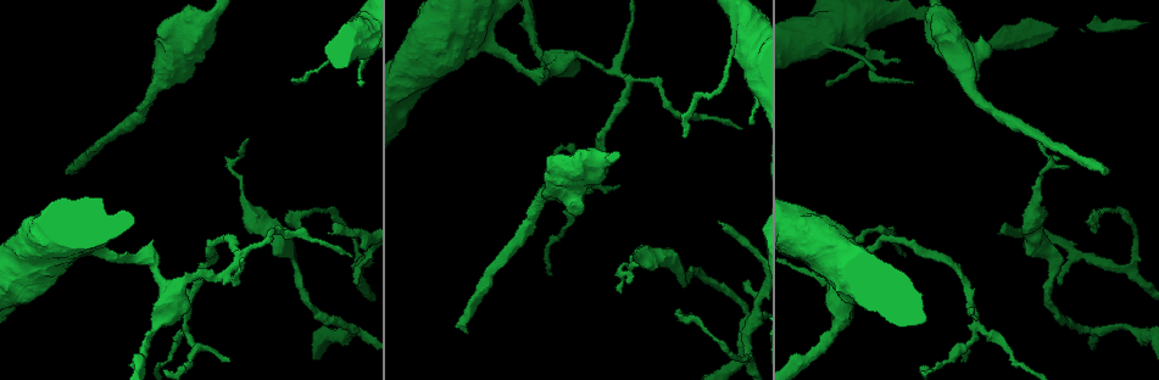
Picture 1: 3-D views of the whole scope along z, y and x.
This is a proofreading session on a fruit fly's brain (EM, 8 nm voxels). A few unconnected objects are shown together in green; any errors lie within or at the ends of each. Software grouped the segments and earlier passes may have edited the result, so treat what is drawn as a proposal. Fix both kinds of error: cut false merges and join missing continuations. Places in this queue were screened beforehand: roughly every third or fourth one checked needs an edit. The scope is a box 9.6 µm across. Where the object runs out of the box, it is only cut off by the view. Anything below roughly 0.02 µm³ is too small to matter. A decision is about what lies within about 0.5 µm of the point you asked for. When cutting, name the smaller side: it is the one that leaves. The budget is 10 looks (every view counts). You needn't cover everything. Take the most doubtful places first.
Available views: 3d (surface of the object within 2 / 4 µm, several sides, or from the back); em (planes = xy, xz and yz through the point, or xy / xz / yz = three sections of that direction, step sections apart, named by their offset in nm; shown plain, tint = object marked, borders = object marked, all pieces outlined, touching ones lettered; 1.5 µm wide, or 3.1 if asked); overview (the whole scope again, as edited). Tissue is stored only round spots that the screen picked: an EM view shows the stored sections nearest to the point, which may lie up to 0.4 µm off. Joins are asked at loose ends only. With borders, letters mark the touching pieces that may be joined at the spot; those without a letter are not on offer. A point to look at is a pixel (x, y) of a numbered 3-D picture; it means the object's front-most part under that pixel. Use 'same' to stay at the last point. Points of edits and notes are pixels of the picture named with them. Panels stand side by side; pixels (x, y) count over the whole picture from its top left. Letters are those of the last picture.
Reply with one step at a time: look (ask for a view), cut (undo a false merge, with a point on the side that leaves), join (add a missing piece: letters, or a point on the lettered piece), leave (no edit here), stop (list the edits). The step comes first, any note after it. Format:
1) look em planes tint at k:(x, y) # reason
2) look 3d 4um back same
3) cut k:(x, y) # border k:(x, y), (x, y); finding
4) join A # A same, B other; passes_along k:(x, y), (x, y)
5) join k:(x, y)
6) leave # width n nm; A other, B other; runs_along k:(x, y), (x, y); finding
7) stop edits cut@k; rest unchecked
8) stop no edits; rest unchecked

look em planes borders at 1:(1109, 170) # an open end

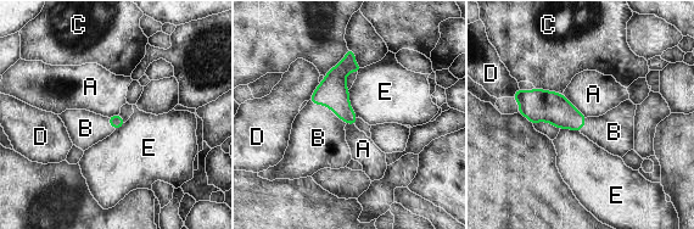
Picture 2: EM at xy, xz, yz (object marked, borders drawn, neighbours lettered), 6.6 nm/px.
join B # A other, B same, C other, D other, E other; passes_along 2:(332, 93), (328, 106), (318, 138); the cell continues

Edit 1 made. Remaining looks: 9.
look overview

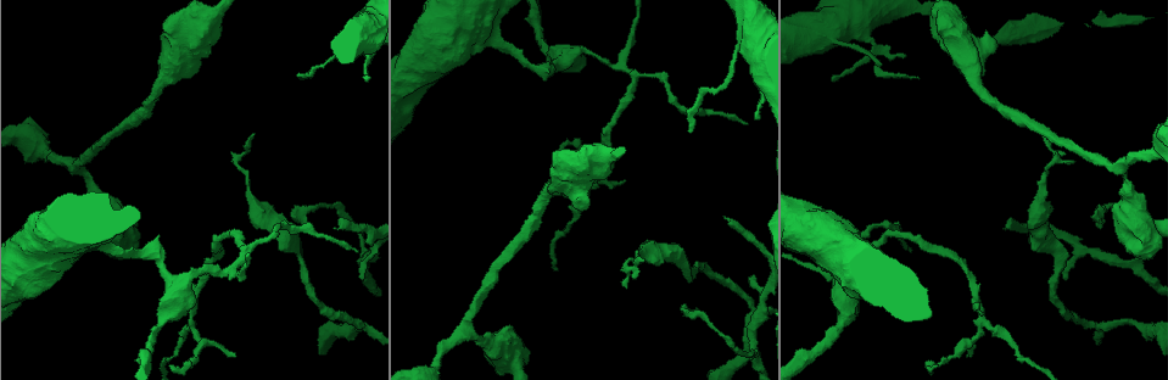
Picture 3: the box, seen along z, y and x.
look 3d 4um back at 3:(193, 322) # three-way junction

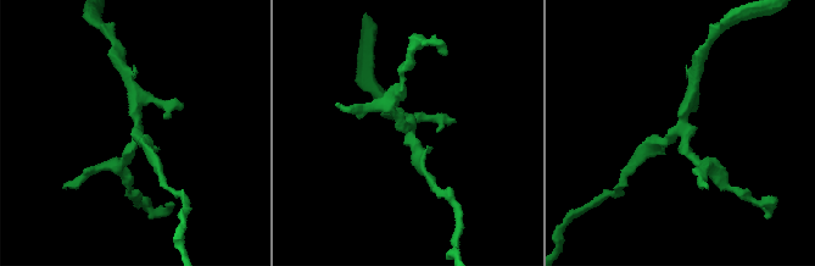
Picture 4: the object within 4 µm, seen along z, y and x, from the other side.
look em planes borders at 4:(675, 131) # shape alone is not enough

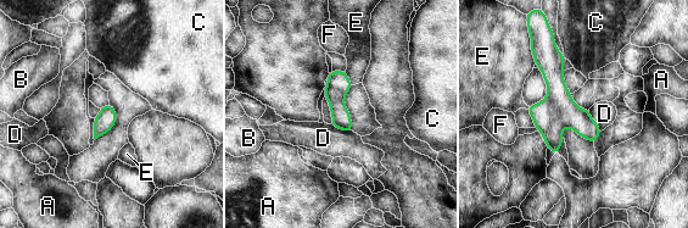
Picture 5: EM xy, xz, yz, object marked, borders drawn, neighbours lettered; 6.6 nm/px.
leave # longest_contact D 160 nm; A other, B other, C other, D other, E other, F other; all the same cell

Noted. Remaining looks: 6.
look 3d 4um back at 3:(1098, 327)

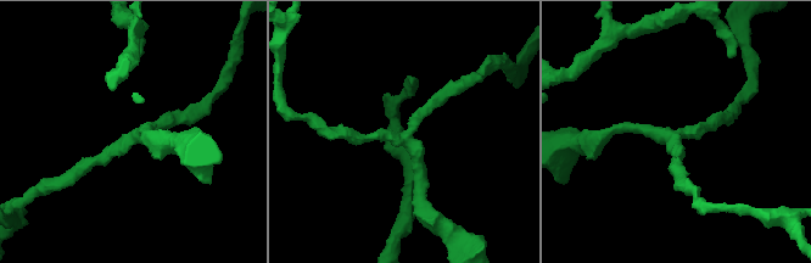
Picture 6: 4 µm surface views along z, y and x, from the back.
look em planes borders at 6:(671, 135)

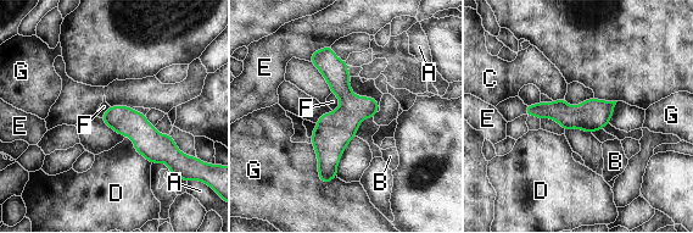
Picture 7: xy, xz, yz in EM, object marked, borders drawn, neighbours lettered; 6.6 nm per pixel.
leave # longest_contact G 280 nm; A other, B other, C other, D other, E other, F other, G other; continuous, no second cell

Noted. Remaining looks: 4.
stop edits join@2; rest unchecked

